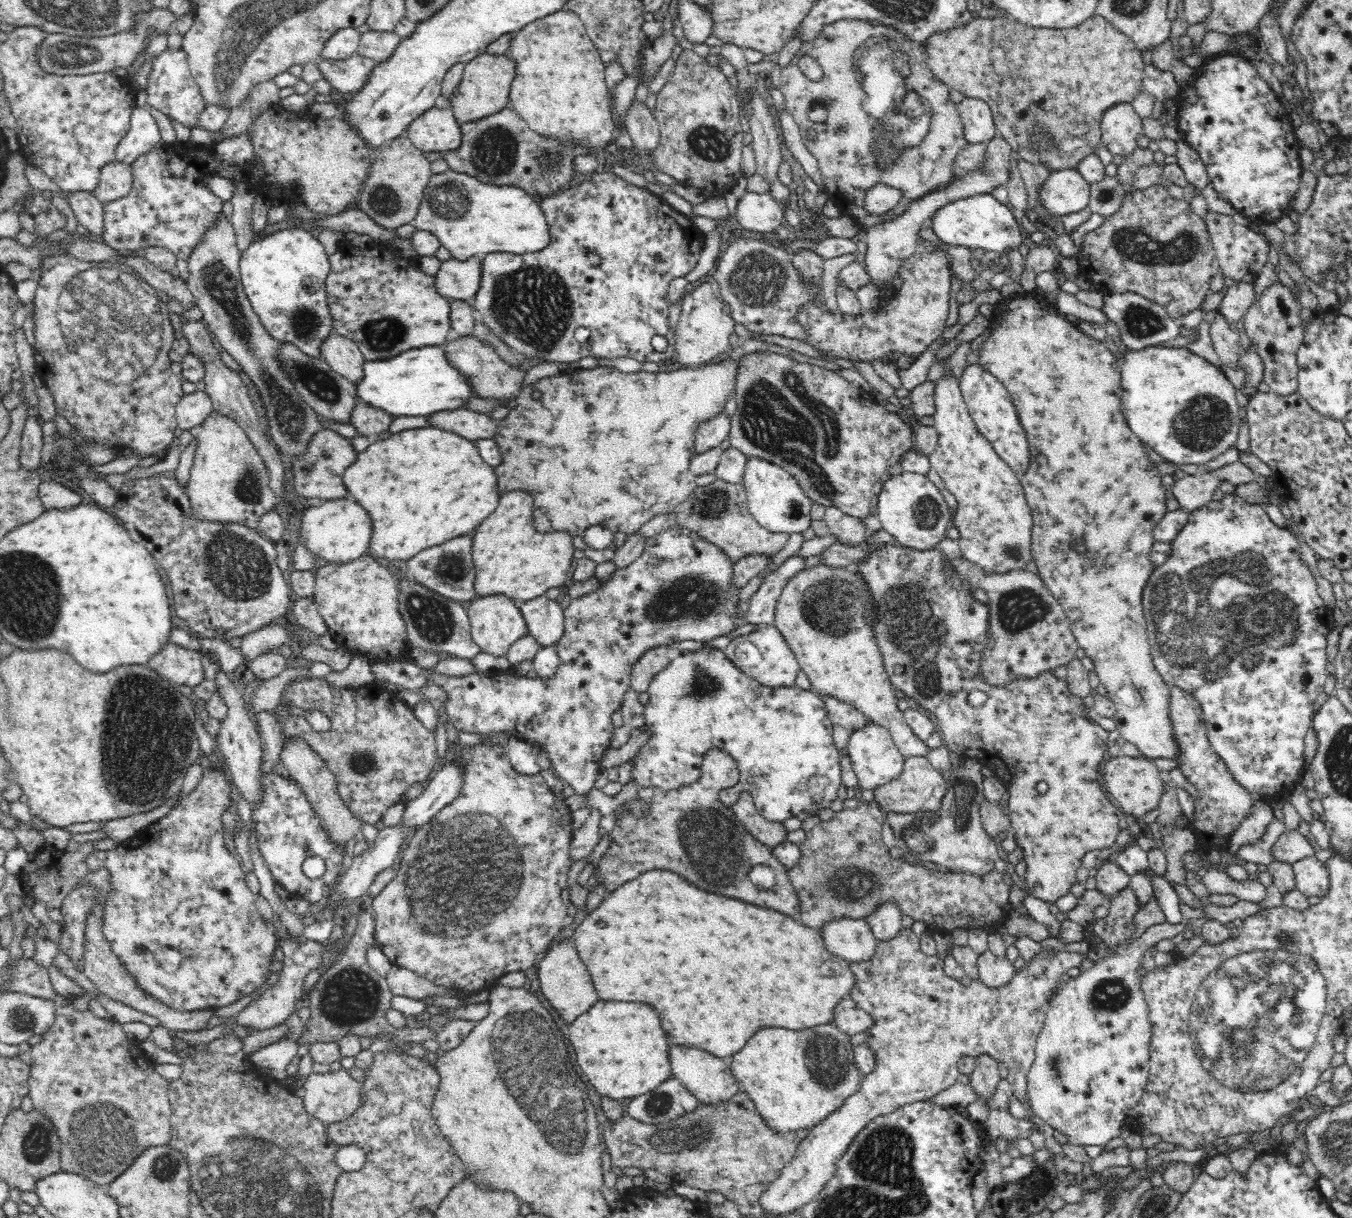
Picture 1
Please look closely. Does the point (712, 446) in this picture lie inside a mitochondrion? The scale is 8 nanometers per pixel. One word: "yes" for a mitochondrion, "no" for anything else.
no

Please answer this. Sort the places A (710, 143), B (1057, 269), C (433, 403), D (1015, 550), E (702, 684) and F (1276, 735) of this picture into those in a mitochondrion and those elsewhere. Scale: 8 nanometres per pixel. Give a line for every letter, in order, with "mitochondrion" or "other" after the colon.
A: mitochondrion
B: other
C: other
D: mitochondrion
E: mitochondrion
F: other

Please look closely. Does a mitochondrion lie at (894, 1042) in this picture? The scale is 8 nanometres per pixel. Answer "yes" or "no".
yes

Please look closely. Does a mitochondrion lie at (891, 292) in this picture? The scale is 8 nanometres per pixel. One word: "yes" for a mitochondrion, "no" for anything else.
no

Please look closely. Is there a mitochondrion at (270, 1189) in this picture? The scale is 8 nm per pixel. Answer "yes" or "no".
yes

